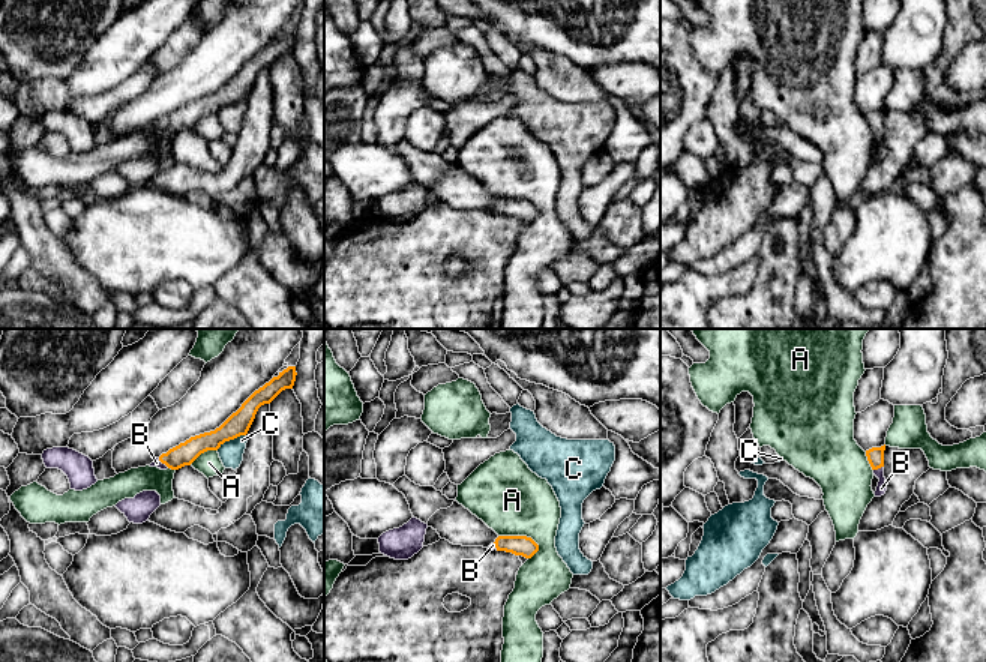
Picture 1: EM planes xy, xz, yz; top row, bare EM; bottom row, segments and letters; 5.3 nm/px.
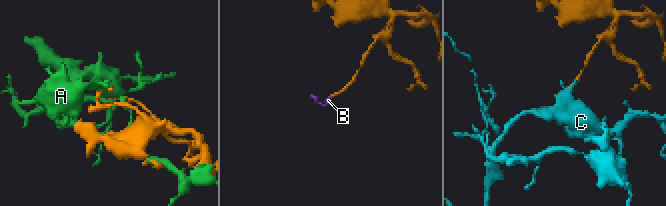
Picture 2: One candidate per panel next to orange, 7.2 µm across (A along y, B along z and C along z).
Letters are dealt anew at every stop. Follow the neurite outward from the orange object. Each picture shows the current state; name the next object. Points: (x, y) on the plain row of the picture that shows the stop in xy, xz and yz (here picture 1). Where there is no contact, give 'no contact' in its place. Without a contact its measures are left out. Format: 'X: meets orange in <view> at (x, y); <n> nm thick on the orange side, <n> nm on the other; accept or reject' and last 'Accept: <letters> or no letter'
A: meets orange in xz at (521, 200); 110 nm thick on the orange side, 380 nm on the other; reject
B: meets orange in yz at (878, 131); 90 nm thick on the orange side, 60 nm on the other; accept
C: meets orange in xy at (230, 102); 120 nm thick on the orange side, 130 nm on the other; reject
Accept: B

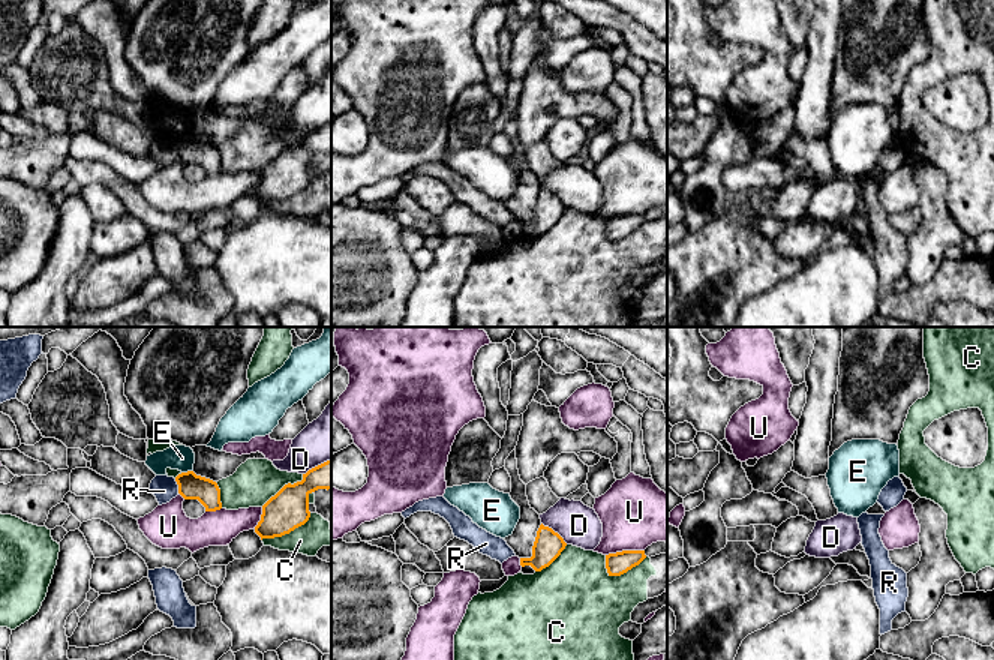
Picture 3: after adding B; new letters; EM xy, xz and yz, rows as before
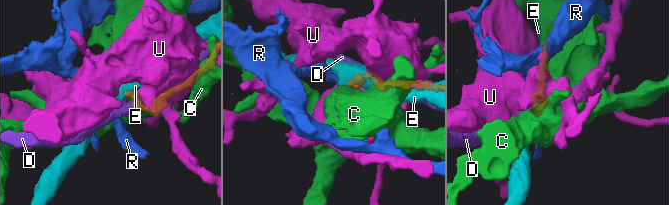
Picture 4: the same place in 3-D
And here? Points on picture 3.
C: meets orange in xz at (624, 236); 120 nm thick on the orange side, 380 nm on the other; reject
D: meets orange in xz at (553, 195); 160 nm thick on the orange side, 220 nm on the other; reject
E: meets orange in xy at (188, 135); 140 nm thick on the orange side, 140 nm on the other; reject
R: meets orange in xy at (179, 150); 140 nm thick on the orange side, 140 nm on the other; reject
U: meets orange in xz at (624, 215); 120 nm thick on the orange side, 380 nm on the other; reject
Accept: no letter

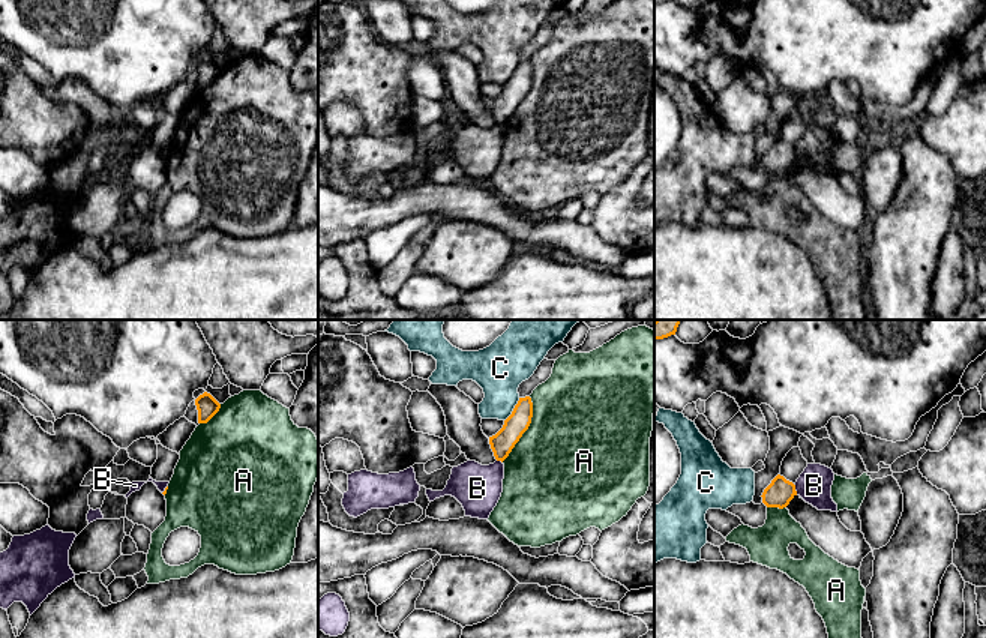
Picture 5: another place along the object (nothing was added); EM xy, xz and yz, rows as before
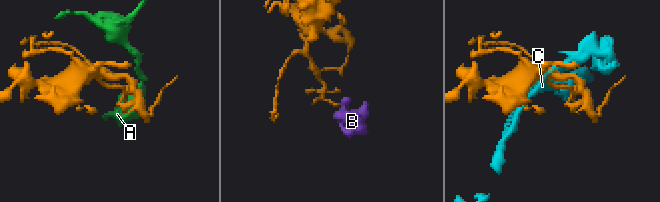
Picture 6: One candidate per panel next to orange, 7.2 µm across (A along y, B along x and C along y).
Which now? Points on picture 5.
A: meets orange in xz at (527, 92); 120 nm thick on the orange side, 500 nm on the other; reject
B: meets orange in yz at (794, 153); 150 nm thick on the orange side, 190 nm on the other; reject
C: meets orange in xz at (514, 74); 120 nm thick on the orange side, 280 nm on the other; reject
Accept: no letter

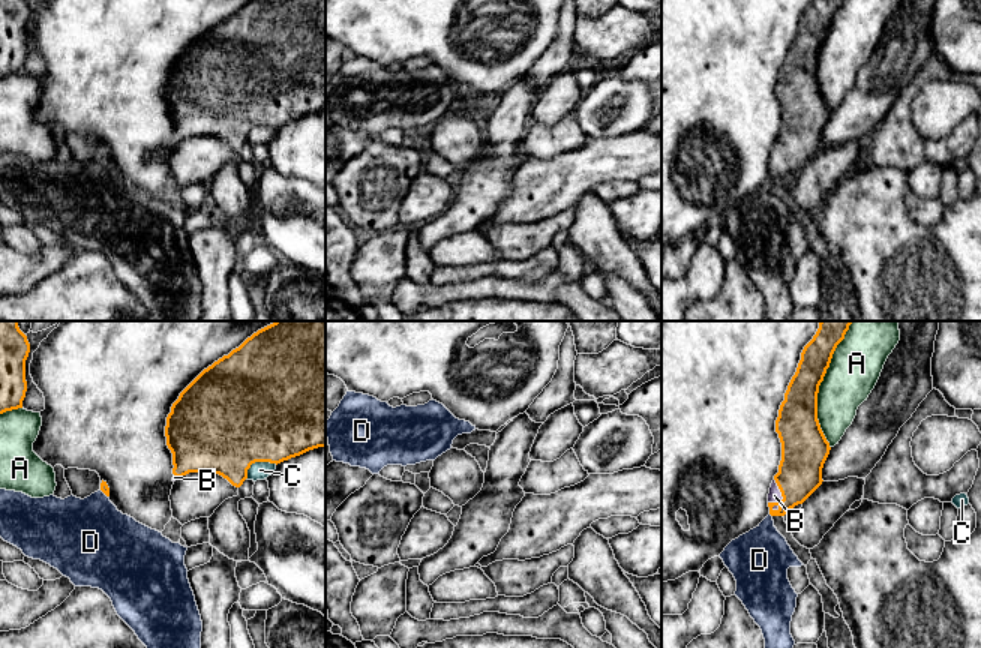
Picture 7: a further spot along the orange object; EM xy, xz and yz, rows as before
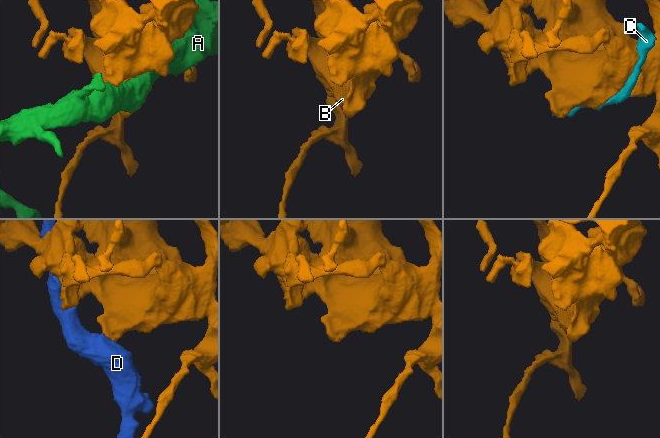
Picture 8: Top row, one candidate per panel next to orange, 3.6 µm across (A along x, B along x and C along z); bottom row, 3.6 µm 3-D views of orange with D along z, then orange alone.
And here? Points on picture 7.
A: meets orange in yz at (818, 56); 220 nm thick on the orange side, 280 nm on the other; reject
B: meets orange in yz at (782, 159); 240 nm thick on the orange side, 70 nm on the other; accept
C: meets orange in xy at (257, 125); 500 nm thick on the orange side, 100 nm on the other; reject
D: meets orange in xy at (104, 156); 50 nm thick on the orange side, 400 nm on the other; reject
Accept: B

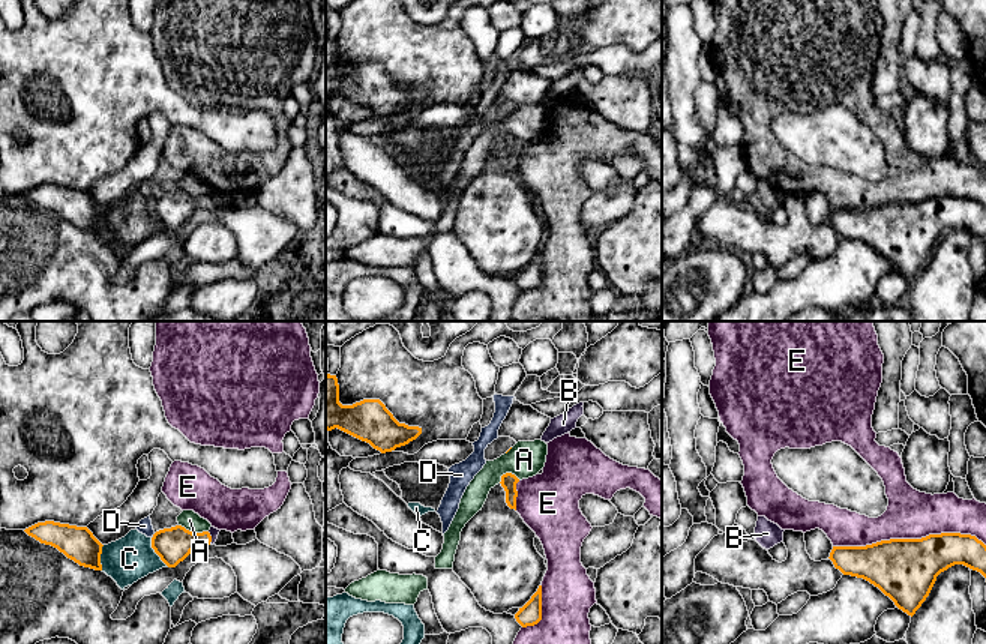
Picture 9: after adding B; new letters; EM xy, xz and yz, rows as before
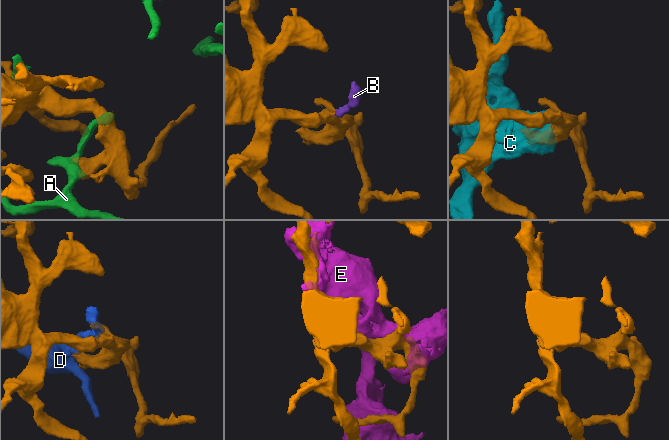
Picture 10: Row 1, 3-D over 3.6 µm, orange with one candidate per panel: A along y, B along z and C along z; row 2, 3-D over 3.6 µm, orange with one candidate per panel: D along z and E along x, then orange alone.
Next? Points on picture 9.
A: meets orange in xy at (194, 197); 190 nm thick on the orange side, 100 nm on the other; reject
B: meets orange in xy at (210, 201); 190 nm thick on the orange side, 50 nm on the other; accept
C: meets orange in xy at (155, 215); 190 nm thick on the orange side, 240 nm on the other; reject
D: meets orange in xy at (153, 200); 190 nm thick on the orange side, 80 nm on the other; reject
E: meets orange in yz at (908, 203); 340 nm thick on the orange side, 260 nm on the other; reject
Accept: B

